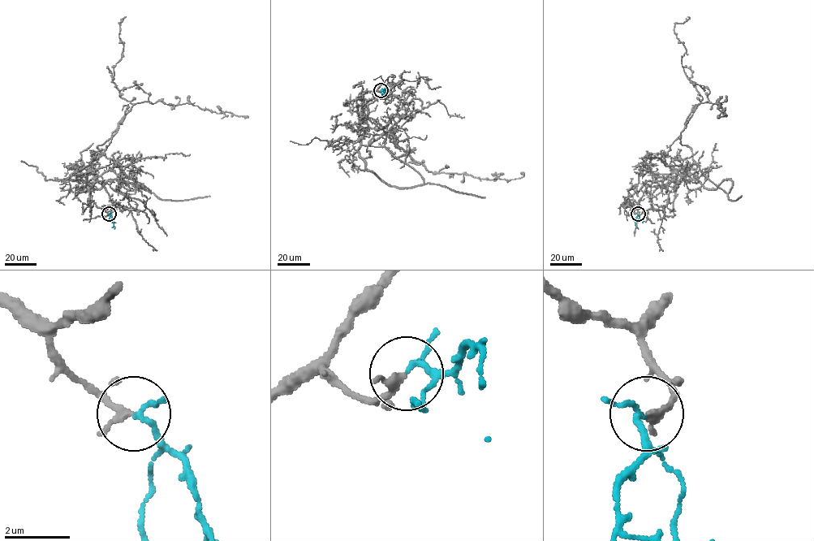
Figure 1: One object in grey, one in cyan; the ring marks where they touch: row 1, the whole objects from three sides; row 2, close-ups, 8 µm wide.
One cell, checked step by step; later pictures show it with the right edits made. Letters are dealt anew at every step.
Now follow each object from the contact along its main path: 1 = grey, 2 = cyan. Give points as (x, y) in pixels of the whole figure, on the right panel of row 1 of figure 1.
1: (637, 214), (645, 188), (686, 172), (674, 170), (665, 157), (698, 105), (717, 101), (725, 113), (717, 119)
2: (637, 214), (635, 222), (638, 229)

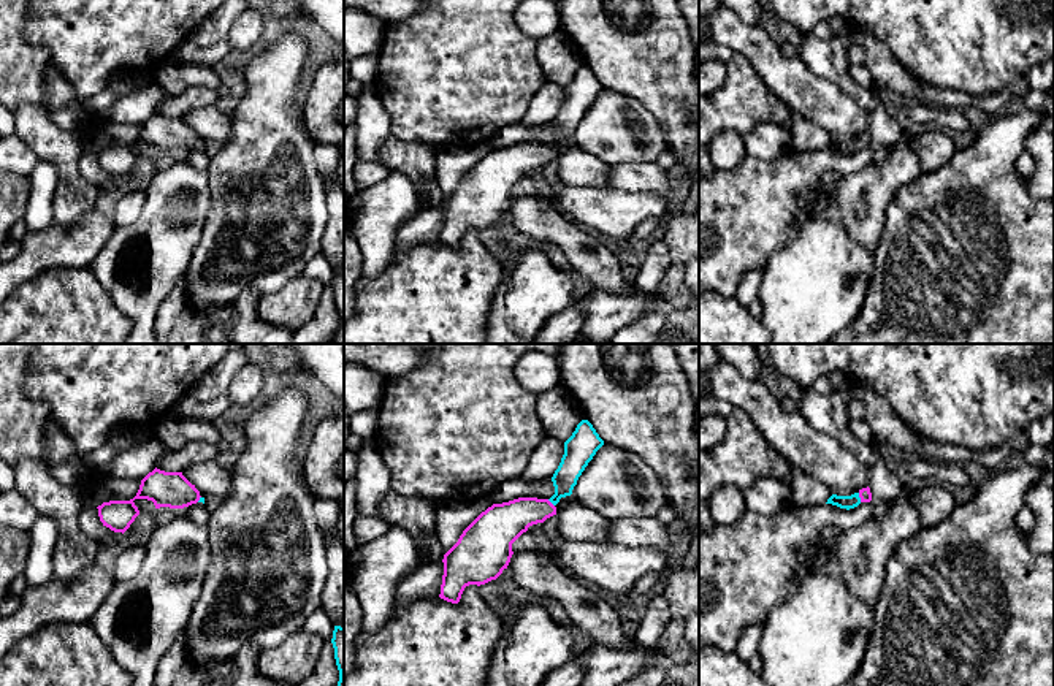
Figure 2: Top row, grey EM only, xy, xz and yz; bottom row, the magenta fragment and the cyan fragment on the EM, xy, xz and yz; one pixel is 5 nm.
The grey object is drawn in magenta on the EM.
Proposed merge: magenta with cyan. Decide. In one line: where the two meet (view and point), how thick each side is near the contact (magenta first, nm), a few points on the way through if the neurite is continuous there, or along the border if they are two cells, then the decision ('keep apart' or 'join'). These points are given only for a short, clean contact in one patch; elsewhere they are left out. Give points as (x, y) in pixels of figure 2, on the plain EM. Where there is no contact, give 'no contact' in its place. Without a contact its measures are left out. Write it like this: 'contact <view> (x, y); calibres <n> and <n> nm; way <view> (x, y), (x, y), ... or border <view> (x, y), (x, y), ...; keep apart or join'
contact yz (859, 141); calibres 60 and 70 nm; way yz (866, 141), (859, 141), (851, 146); join

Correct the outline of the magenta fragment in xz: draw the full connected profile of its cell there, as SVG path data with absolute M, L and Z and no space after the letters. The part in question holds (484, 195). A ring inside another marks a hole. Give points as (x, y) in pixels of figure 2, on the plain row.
M582 65L564 87L564 100L552 122L555 139L550 144L518 143L482 157L444 200L439 242L458 249L466 231L496 225L510 208L512 189L529 171L556 160L555 151L572 139L579 122L602 90L593 70Z

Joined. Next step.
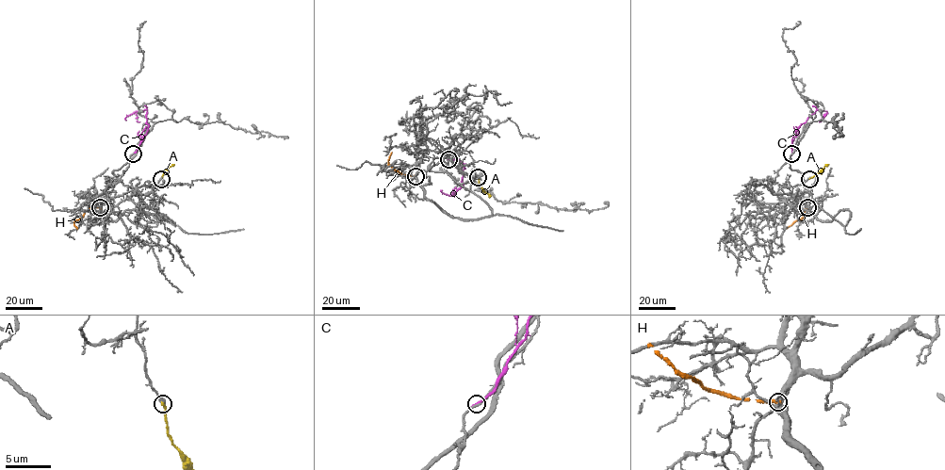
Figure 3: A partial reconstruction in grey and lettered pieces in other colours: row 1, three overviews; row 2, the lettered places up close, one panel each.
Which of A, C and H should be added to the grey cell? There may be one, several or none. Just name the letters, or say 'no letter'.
no letter

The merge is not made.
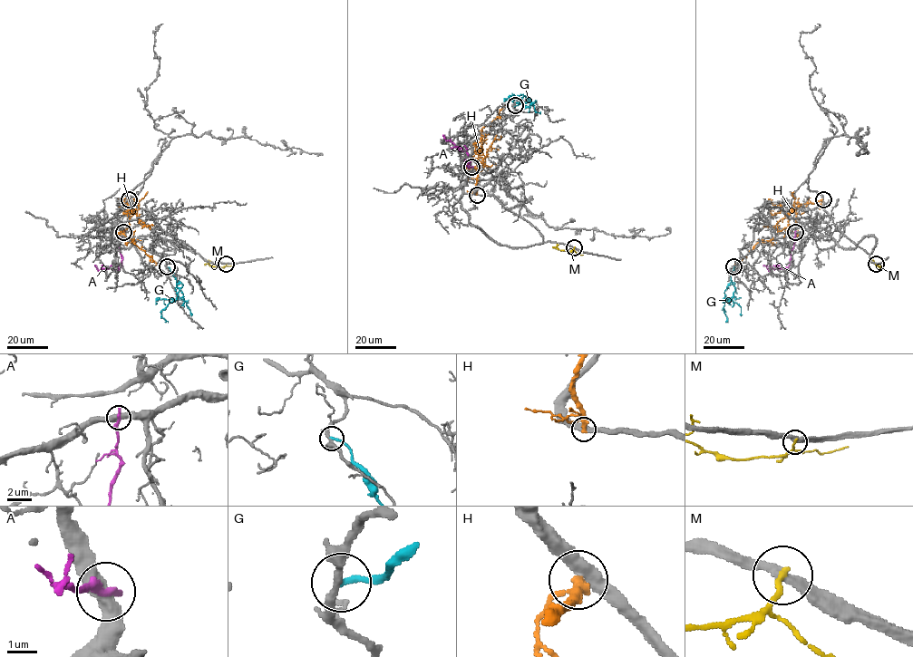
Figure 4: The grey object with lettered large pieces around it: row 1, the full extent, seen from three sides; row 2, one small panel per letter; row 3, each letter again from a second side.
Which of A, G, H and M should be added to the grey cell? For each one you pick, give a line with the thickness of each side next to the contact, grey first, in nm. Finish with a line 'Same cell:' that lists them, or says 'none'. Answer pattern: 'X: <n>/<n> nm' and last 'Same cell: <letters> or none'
Same cell: none

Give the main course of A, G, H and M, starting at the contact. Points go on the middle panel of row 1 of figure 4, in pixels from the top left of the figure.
A: (471, 167), (466, 166), (471, 162), (467, 154), (442, 135)
G: (515, 105), (529, 100), (523, 94), (509, 96), (509, 98), (516, 97)
H: (477, 195), (478, 166), (482, 159), (478, 159), (481, 149), (481, 130), (499, 116), (503, 105)
M: (574, 247), (570, 250), (558, 250), (555, 247), (557, 243)

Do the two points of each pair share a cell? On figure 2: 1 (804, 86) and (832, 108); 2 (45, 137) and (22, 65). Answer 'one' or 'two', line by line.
1: one
2: two

